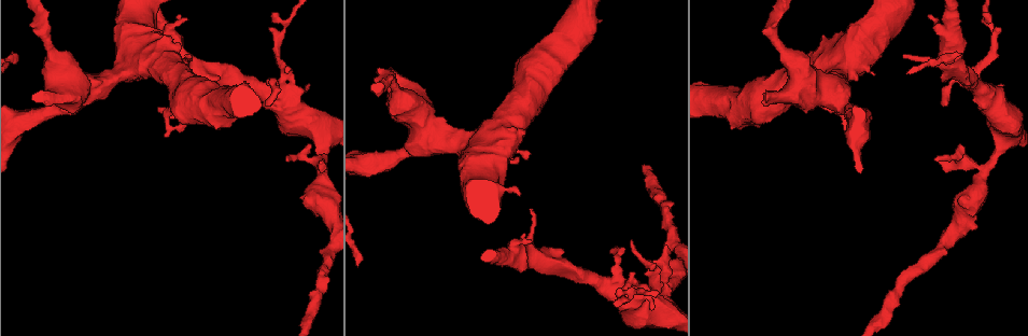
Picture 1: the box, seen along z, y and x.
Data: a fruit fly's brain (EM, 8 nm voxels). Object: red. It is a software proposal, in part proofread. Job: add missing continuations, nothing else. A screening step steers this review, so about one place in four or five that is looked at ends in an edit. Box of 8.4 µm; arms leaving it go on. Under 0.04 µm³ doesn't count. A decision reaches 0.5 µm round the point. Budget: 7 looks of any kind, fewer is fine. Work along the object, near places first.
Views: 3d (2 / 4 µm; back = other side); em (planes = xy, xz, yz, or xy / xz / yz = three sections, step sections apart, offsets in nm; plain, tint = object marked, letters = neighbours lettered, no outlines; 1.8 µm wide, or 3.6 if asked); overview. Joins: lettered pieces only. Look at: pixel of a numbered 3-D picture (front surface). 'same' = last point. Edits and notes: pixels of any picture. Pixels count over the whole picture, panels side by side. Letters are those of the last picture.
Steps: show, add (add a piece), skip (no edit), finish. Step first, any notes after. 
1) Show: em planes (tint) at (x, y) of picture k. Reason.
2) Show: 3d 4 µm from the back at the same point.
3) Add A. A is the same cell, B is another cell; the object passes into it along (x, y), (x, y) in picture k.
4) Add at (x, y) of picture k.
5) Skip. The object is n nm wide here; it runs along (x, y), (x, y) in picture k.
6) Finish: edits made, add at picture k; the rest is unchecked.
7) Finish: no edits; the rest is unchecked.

Show: em 3.6 µm planes (letters) at (906, 56) of picture 1. Tapers out.

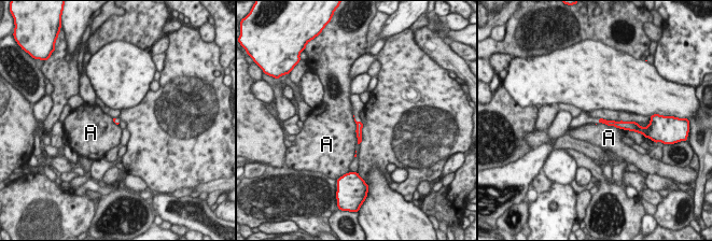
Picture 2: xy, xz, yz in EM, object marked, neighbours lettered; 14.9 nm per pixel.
Skip. A is another cell; it runs along (358, 123), (359, 141) in picture 2; no lettered piece goes on from it.

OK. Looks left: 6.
Show: 3d 2 µm at (610, 250) of picture 1. Branch stops here.

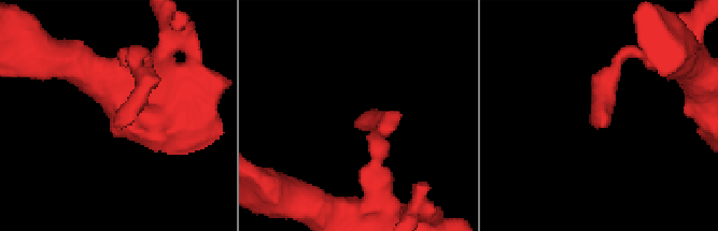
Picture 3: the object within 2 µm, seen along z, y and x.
Show: em yz step 16 (letters) at (115, 126) of picture 3.

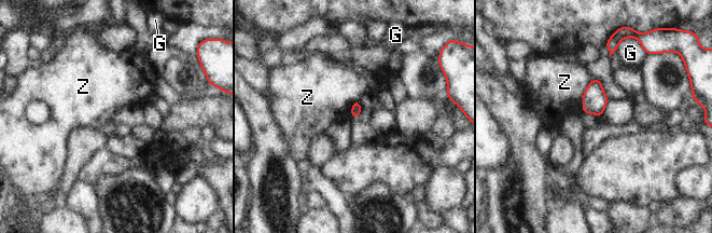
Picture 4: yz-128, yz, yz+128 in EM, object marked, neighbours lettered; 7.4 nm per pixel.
Skip. G and Z are other cells; a border runs along (595, 78), (581, 96) in picture 4; none of them fits.

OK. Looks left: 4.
Show: em planes (plain) at (306, 84) of picture 1. Stops while still wide.

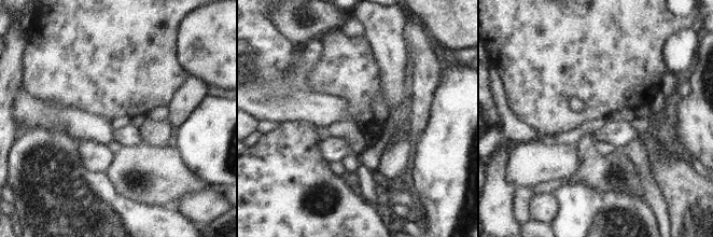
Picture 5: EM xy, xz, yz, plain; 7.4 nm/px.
Show: em planes (letters) at the same point.

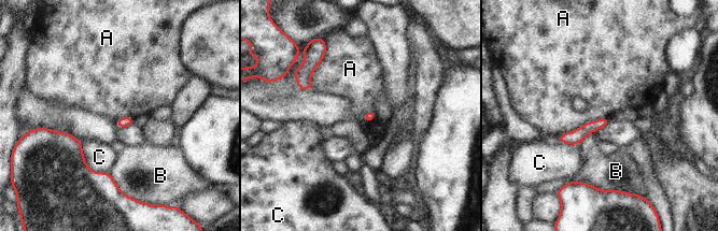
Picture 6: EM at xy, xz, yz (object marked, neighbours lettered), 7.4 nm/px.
Skip. A, B and C are other cells; a border runs along (608, 117), (587, 121), (560, 136) in picture 6; none of them fits.

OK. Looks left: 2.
Finish: no edits; the rest is unchecked.

